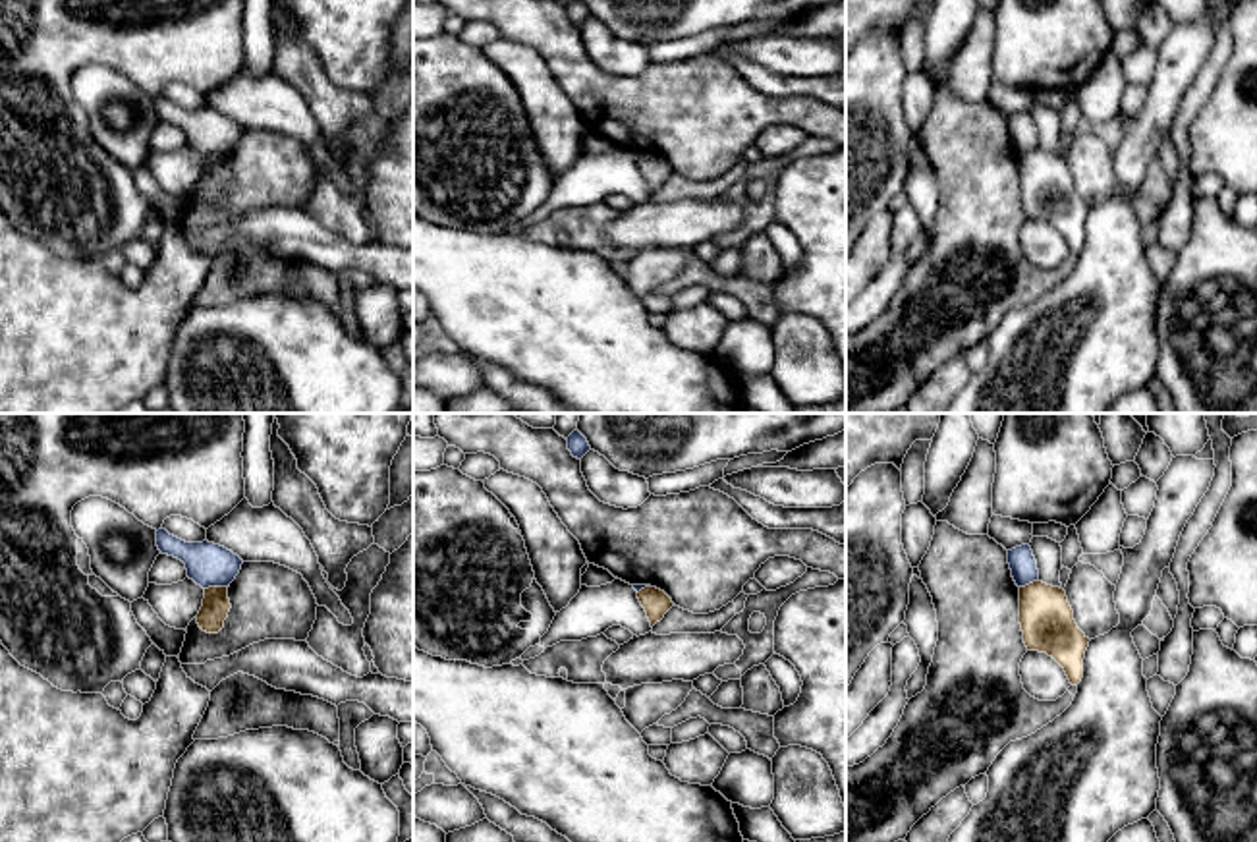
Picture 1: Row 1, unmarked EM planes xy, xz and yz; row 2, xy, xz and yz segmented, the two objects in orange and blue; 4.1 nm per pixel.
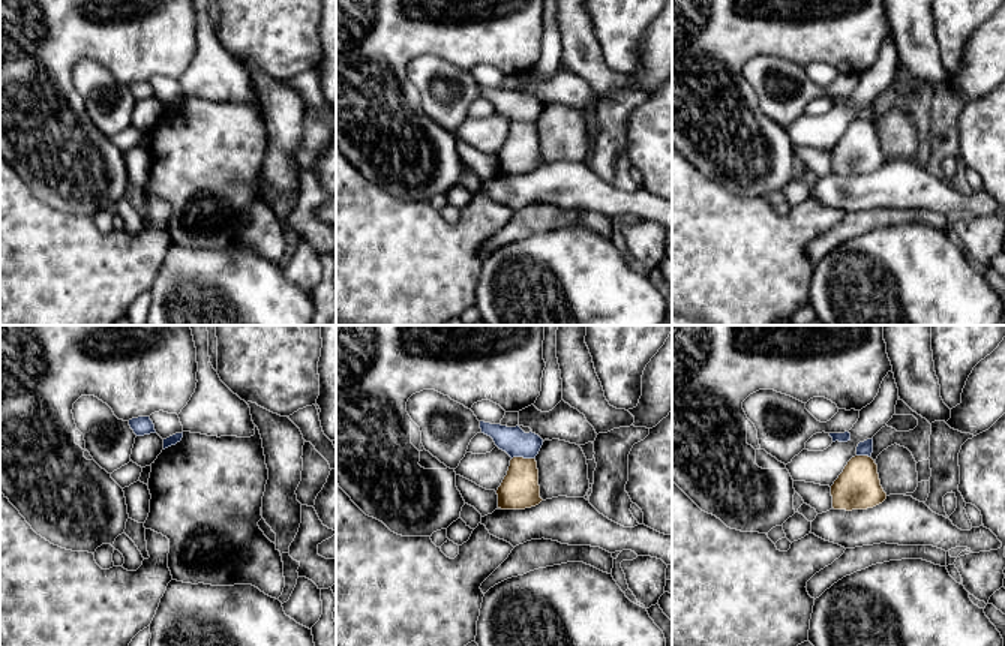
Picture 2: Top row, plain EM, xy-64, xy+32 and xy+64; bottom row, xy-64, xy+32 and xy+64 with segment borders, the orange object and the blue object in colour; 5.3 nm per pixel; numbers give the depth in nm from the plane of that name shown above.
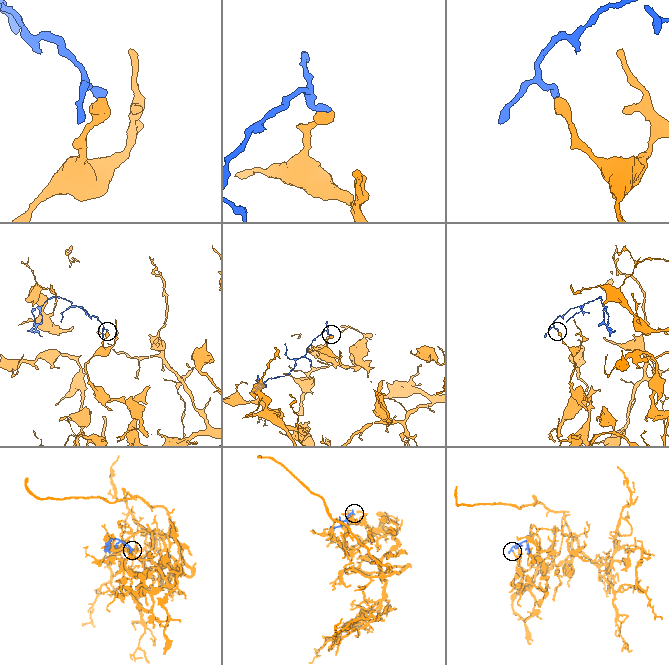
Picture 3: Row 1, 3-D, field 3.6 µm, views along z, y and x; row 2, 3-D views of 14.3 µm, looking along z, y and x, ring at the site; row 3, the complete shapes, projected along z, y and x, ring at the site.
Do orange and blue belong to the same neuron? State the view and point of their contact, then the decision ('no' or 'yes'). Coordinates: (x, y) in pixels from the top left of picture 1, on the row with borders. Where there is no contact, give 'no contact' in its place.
xy (215, 588) | no

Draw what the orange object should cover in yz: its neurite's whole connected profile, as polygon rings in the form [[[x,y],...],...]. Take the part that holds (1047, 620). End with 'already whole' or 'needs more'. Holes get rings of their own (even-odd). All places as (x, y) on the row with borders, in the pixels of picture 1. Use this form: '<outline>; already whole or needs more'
[[[1043,581],[1020,587],[1020,624],[1027,651],[1052,657],[1077,686],[1091,639],[1077,628],[1066,591]]]; already whole

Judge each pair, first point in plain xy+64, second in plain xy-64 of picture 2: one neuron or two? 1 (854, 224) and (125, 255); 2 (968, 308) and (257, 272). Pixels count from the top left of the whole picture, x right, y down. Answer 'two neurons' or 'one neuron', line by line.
1: two neurons
2: one neuron

